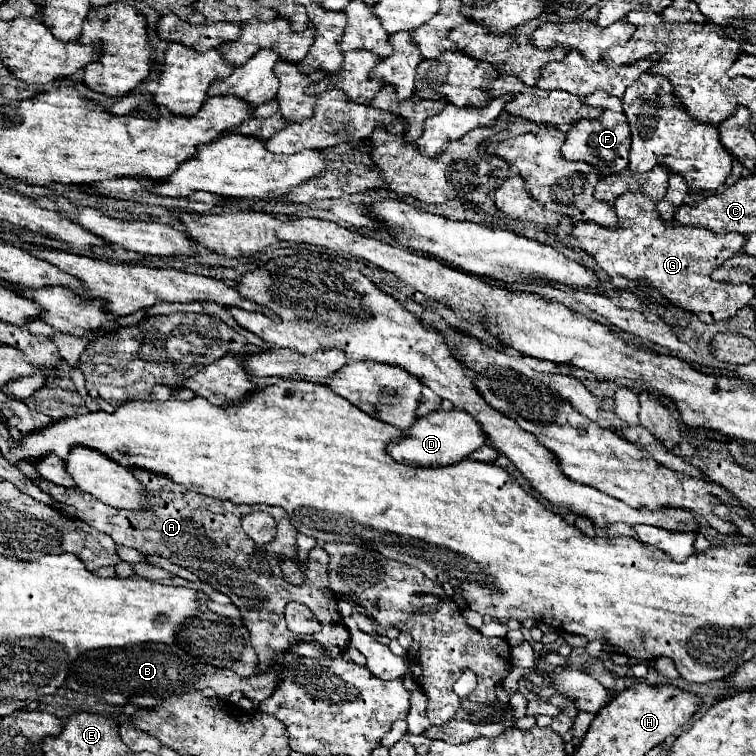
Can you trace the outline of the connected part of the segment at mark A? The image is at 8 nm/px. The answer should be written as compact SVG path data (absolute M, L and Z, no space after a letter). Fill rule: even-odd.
M130 468L130 470L138 478L138 482L142 482L144 492L146 492L146 508L142 510L118 510L118 508L102 504L92 494L86 494L78 488L58 486L46 478L34 478L32 482L42 492L50 494L54 500L74 506L82 522L94 526L96 530L104 534L110 534L116 544L134 548L142 554L160 556L160 558L170 560L172 564L184 566L190 572L194 572L202 582L210 584L214 590L230 596L230 600L242 610L242 618L250 632L252 646L258 654L260 672L268 668L268 660L274 658L278 650L288 648L296 640L302 640L302 636L292 634L286 626L284 608L288 602L306 604L310 610L313 610L314 617L320 623L324 623L322 632L306 636L306 640L314 640L322 644L330 656L344 652L344 648L348 646L350 634L344 624L337 624L337 620L342 619L336 616L336 594L328 588L328 554L324 550L310 550L310 564L300 566L304 570L306 584L292 586L284 580L282 574L278 574L282 560L298 562L296 530L290 524L288 514L282 508L266 506L266 510L276 518L276 536L268 546L264 546L266 556L272 562L274 576L260 576L256 572L250 572L248 568L252 542L240 526L242 506L236 506L230 500L202 498L200 494L194 494L186 490L184 486L172 482L164 474L154 474L142 468Z

